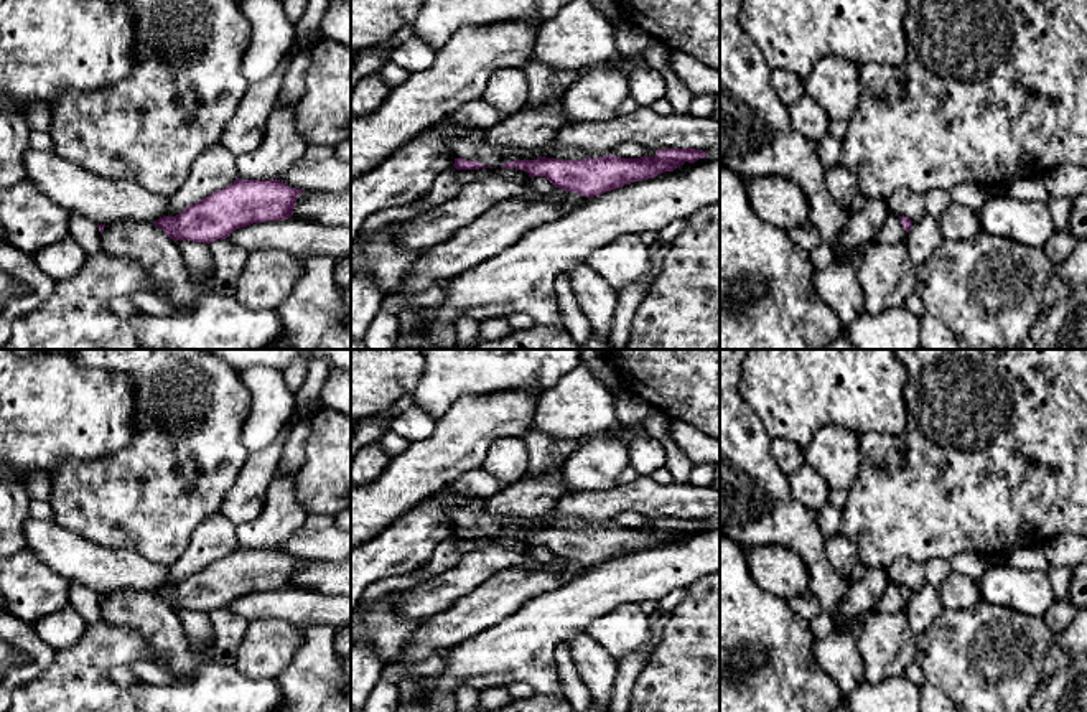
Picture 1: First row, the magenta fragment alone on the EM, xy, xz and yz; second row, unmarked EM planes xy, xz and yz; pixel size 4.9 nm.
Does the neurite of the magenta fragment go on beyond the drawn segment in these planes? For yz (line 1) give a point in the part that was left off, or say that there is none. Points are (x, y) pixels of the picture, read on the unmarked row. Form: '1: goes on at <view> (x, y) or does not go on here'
1: goes on at yz (891, 602)

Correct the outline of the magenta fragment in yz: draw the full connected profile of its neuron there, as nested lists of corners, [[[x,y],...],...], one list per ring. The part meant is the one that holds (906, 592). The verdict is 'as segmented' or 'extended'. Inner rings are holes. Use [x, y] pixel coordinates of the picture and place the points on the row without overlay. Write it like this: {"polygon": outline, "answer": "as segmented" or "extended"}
{"polygon": [[[889,582],[889,585],[884,590],[884,595],[878,602],[876,611],[888,615],[903,611],[911,597],[912,590],[909,587]]], "answer": "extended"}

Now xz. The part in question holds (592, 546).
{"polygon": [[[474,498],[469,504],[451,509],[446,519],[455,526],[456,539],[517,537],[534,546],[545,546],[555,557],[595,567],[606,560],[631,554],[639,549],[655,547],[664,541],[674,541],[685,531],[695,532],[708,526],[695,518],[664,518],[655,524],[641,527],[621,527],[581,518],[520,518],[492,514],[484,506],[484,498]]], "answer": "extended"}

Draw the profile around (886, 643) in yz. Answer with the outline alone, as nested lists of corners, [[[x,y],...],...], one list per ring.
[[[926,583],[912,592],[903,611],[894,615],[871,611],[861,626],[856,646],[865,664],[863,681],[881,681],[904,676],[914,663],[916,644],[924,630],[944,611],[939,588]]]

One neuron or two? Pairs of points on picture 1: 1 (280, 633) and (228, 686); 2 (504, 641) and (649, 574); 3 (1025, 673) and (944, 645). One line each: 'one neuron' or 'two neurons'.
1: two neurons
2: one neuron
3: one neuron

